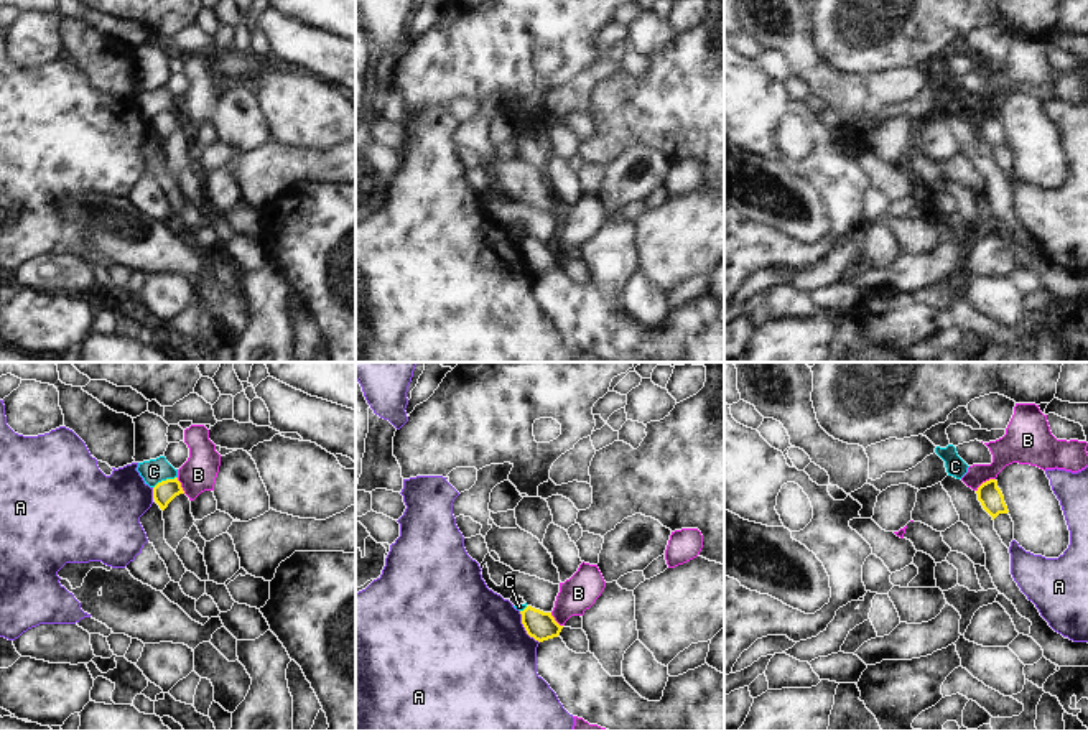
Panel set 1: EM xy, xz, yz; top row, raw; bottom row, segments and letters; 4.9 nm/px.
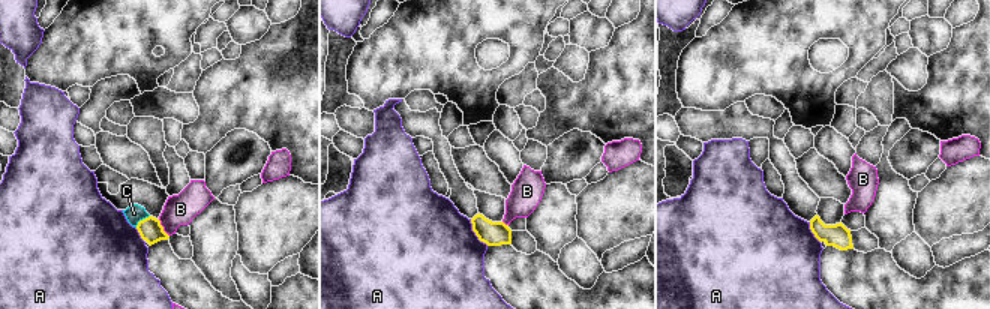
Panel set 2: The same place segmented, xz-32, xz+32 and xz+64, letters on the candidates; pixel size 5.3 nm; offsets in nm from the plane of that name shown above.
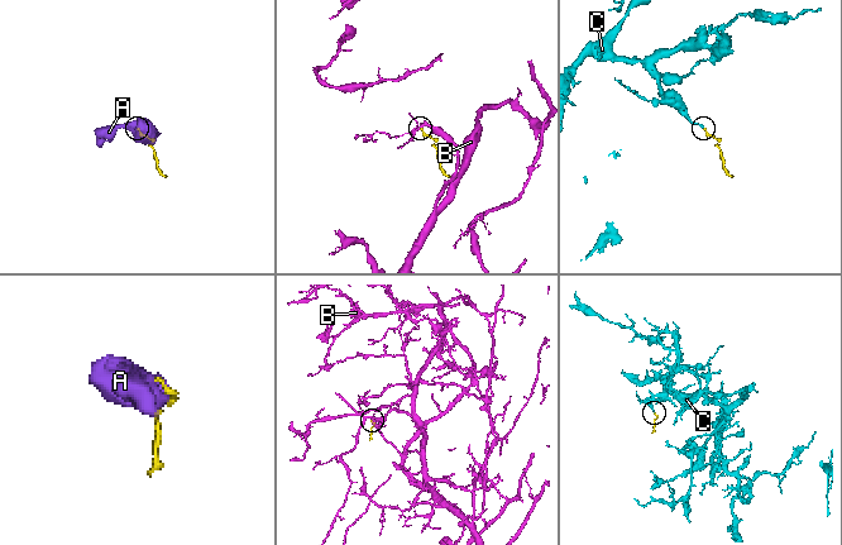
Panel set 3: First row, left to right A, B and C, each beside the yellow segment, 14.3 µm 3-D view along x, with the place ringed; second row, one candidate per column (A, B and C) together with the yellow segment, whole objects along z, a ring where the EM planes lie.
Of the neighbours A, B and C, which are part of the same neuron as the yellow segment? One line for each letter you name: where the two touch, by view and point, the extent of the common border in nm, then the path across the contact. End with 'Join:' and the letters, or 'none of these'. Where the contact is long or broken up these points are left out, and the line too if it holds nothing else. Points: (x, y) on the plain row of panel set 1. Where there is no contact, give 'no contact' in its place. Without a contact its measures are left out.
Join: none of these

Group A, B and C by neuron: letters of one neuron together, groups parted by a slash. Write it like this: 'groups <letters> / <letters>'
groups A / B / C

